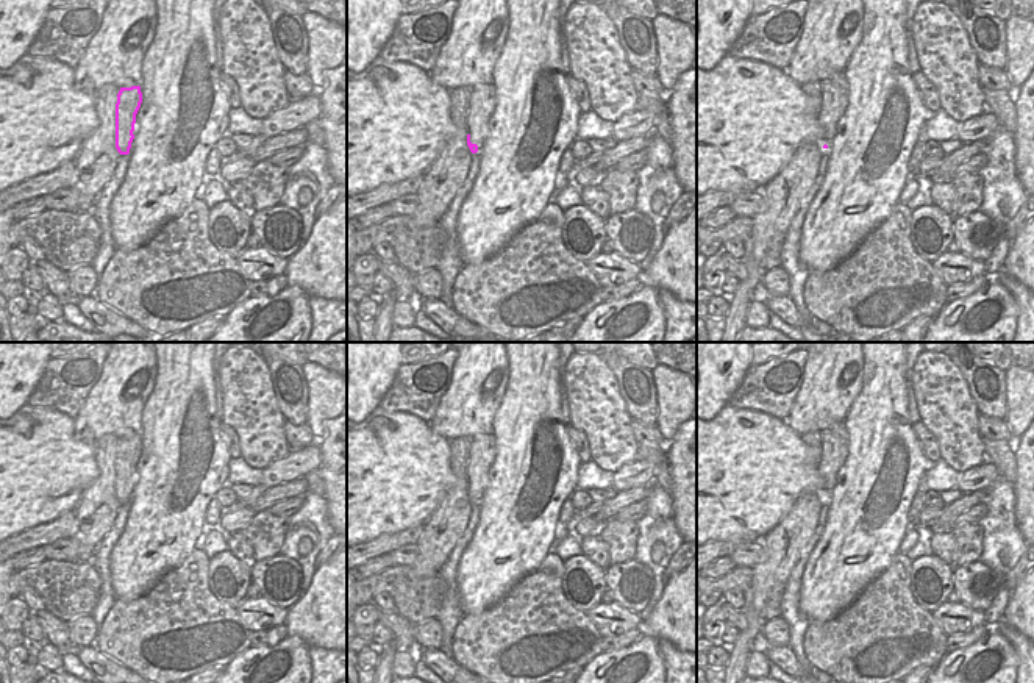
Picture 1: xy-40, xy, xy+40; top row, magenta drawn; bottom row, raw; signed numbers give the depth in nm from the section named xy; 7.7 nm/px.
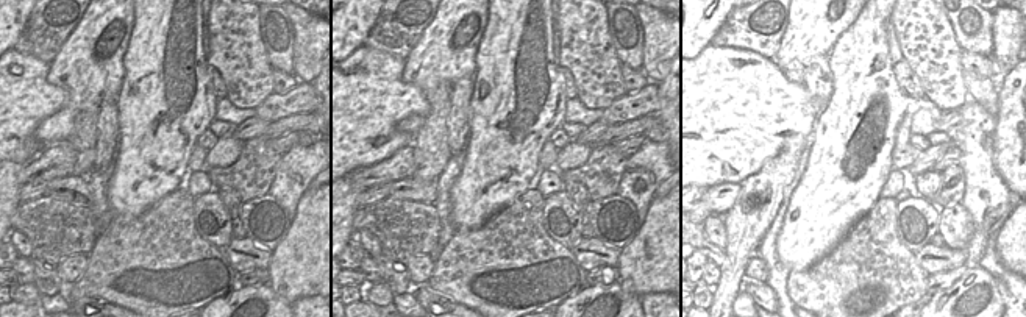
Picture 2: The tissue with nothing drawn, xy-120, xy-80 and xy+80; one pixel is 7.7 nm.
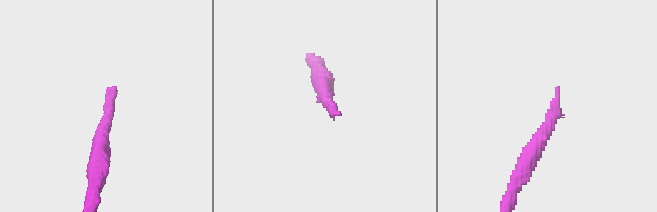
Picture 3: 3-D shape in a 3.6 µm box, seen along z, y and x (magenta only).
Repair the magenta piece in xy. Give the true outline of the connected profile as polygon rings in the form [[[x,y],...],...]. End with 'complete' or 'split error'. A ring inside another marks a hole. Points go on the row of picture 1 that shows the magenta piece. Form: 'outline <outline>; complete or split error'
outline [[[473,84],[467,106],[467,145],[472,153],[481,150],[489,133],[489,119],[495,109],[494,84]]]; split error

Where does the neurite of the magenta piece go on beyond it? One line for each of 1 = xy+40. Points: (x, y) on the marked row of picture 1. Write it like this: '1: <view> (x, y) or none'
1: none

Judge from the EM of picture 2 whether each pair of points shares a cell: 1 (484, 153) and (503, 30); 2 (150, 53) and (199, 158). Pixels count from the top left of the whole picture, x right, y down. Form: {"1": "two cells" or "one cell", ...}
{"1": "one cell", "2": "two cells"}

